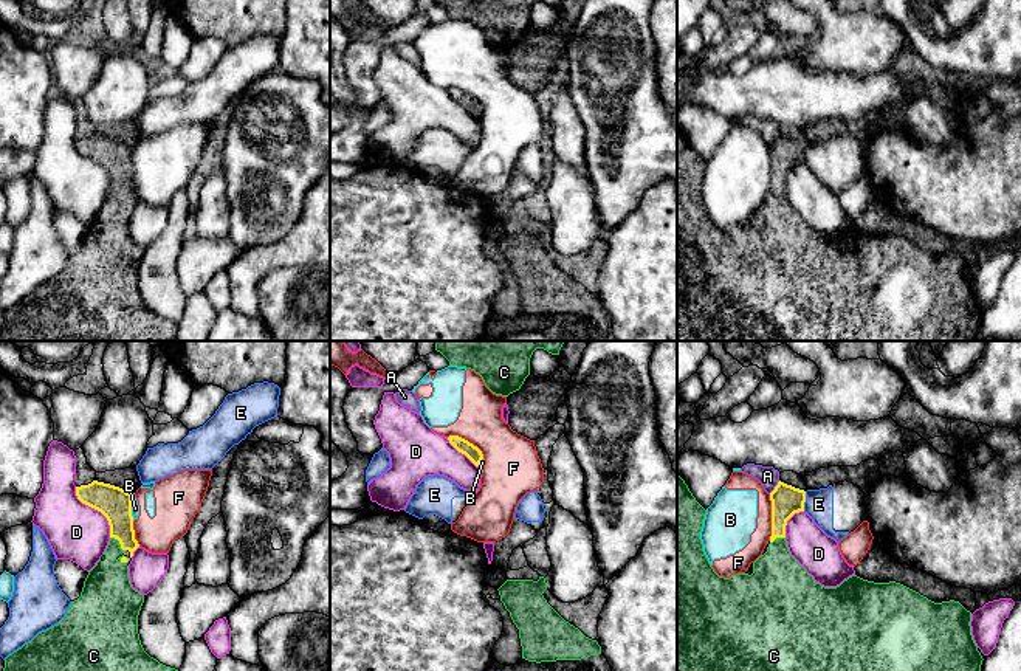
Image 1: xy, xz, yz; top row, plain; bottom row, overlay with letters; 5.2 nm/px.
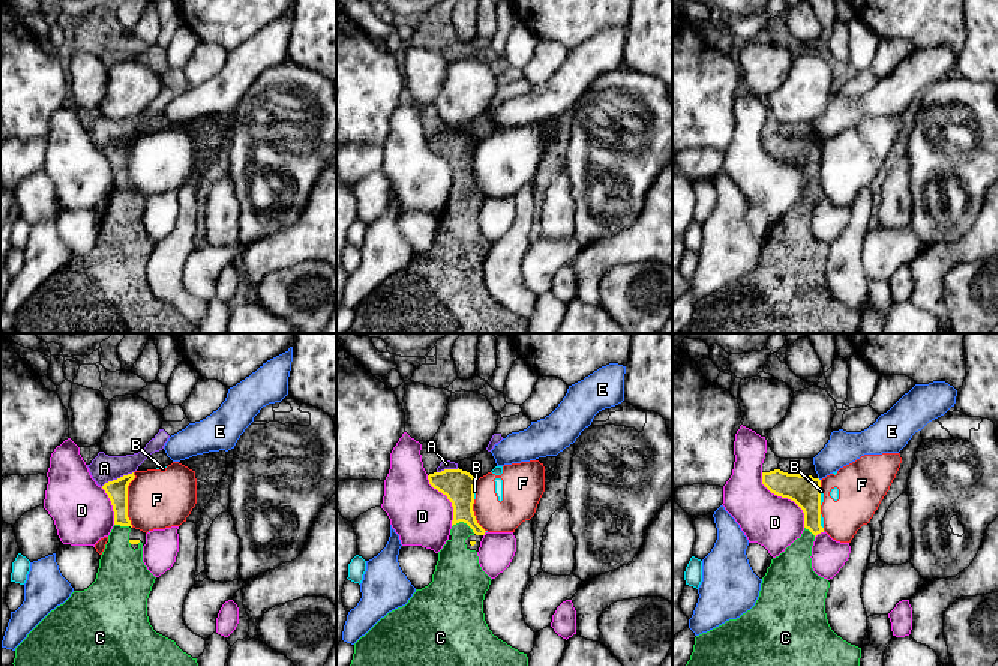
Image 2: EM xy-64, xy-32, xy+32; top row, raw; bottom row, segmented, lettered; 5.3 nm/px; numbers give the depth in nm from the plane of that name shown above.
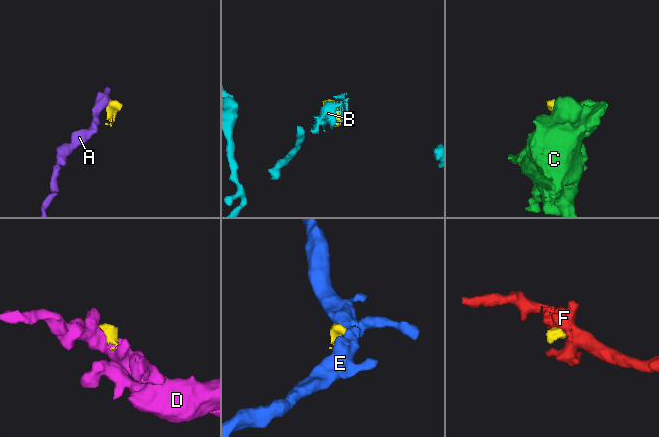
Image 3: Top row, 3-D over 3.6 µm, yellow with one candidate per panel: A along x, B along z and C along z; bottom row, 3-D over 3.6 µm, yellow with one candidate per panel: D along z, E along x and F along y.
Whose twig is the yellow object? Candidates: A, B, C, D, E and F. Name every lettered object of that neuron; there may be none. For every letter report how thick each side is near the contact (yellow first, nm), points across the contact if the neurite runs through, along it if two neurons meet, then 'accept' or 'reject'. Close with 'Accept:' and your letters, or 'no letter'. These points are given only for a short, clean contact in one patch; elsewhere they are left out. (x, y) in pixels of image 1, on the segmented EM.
A: 160 nm thick on the yellow side, 100 nm on the other; border along yz (780, 481), (769, 493); reject
B: 170 nm thick on the yellow side, 50 nm on the other; border along xy (130, 495), (134, 519); reject
C: 170 nm thick on the yellow side, 240 nm on the other; runs through xy (113, 502), (120, 516), (120, 543), (110, 554), (107, 589); accept
D: 170 nm thick on the yellow side, 300 nm on the other; reject
E: 160 nm thick on the yellow side, 150 nm on the other; border along yz (806, 492), (803, 510); reject
F: 160 nm thick on the yellow side, 100 nm on the other; border along yz (769, 495), (770, 540); reject
Accept: C

